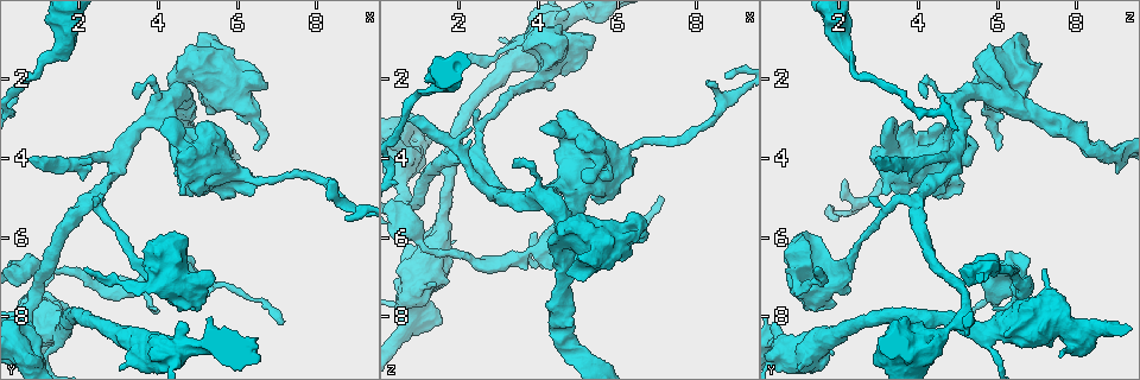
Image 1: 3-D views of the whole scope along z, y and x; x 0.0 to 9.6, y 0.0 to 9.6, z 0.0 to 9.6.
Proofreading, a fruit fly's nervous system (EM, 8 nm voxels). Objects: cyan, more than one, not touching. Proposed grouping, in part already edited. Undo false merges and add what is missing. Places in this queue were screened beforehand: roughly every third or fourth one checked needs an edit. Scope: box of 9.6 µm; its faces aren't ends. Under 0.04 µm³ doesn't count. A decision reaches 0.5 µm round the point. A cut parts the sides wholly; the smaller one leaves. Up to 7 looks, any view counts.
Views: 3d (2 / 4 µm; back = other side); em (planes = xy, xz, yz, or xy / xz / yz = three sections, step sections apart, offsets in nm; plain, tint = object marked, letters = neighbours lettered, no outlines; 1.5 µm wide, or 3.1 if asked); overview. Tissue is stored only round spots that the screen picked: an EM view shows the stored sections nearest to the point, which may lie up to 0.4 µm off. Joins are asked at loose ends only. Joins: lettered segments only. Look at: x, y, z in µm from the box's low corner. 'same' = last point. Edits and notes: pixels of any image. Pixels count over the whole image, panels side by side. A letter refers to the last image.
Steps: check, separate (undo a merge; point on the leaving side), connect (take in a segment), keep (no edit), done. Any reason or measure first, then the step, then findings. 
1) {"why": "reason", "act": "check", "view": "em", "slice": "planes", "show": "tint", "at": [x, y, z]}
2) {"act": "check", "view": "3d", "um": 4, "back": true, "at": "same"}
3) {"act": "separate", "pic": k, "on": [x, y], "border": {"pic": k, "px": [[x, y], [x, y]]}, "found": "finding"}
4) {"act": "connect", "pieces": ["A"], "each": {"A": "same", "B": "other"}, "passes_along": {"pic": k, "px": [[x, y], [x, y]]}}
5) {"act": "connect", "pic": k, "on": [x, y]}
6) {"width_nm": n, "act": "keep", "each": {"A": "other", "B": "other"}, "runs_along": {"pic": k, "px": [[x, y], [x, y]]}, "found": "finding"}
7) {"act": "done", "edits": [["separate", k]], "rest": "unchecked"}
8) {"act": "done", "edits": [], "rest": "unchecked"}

{"why": "long arm stops here", "act": "check", "view": "3d", "um": 2, "back": true, "at": [7.20, 8.20, 5.00]}

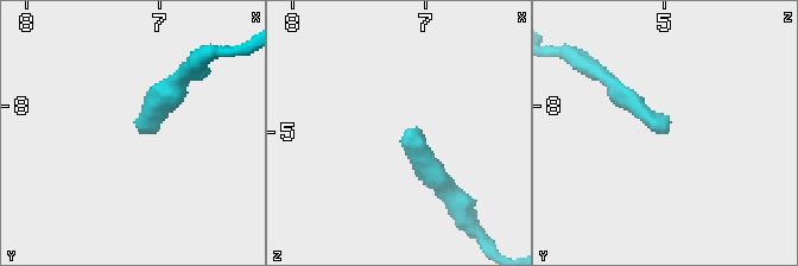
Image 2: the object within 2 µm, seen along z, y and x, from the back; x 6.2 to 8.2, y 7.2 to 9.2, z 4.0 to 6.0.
{"act": "check", "view": "em", "slice": "planes", "show": "letters", "at": [7.14, 8.20, 4.96]}

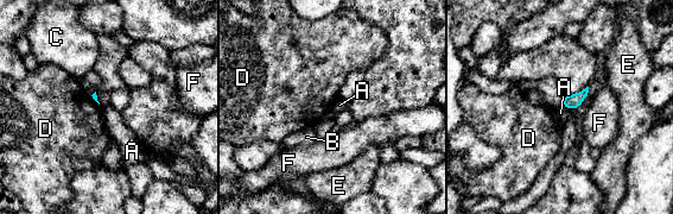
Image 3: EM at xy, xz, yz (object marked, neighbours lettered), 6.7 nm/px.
{"act": "keep", "each": {"A": "other", "B": "other", "C": "other", "D": "other", "E": "other", "F": "other"}, "border": {"pic": 3, "px": [[562, 105], [566, 109]]}, "found": "no lettered segment goes on from it"}

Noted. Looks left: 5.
{"why": "thick turns thin", "act": "check", "view": "3d", "um": 4, "at": [1.00, 1.70, 2.30]}

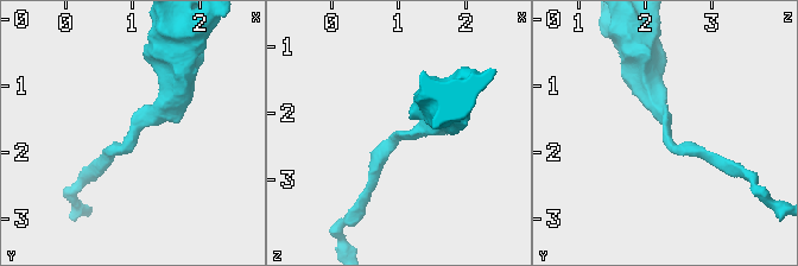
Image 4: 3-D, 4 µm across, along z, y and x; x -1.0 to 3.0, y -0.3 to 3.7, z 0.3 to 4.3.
{"arm_widths_nm": [190, 380], "why": "need the tissue", "act": "check", "view": "em", "slice": "xy", "step": 4, "show": "letters", "at": [1.05, 1.70, 2.35]}

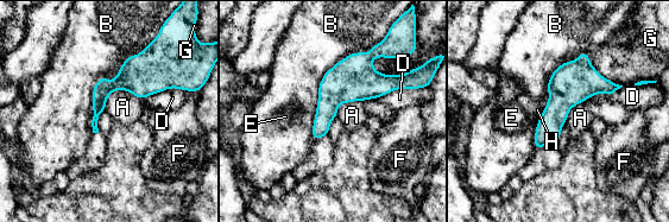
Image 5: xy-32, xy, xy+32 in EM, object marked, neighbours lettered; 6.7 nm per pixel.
{"longest_contact_nm": ["B", 800], "act": "keep", "each": {"A": "other", "B": "other", "D": "other", "E": "other", "F": "other", "G": "other", "H": "other"}, "found": "one cell here"}

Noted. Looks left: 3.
{"why": "free end", "act": "check", "view": "em", "slice": "xz", "step": 4, "show": "letters", "at": [0.75, 4.00, 3.00]}

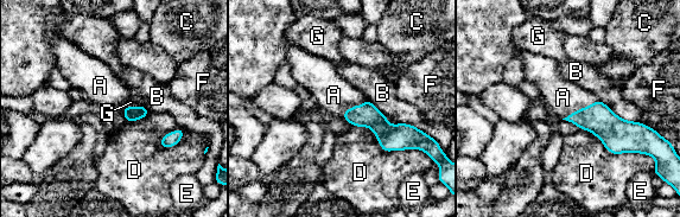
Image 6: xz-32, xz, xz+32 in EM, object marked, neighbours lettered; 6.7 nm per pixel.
{"act": "check", "view": "em", "slice": "planes", "show": "letters", "at": "same"}

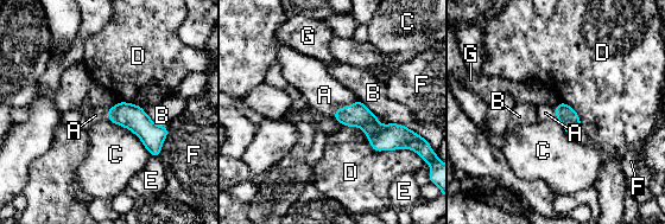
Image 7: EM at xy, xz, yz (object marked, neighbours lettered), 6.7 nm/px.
{"act": "connect", "pieces": ["A"], "each": {"A": "same", "B": "other", "C": "other", "D": "other", "E": "other", "F": "other", "G": "other"}, "passes_along": {"pic": 7, "px": [[356, 115], [343, 106], [324, 95]]}, "found": "the cell continues"}

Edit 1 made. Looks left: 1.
{"act": "done", "edits": [["connect", 7]], "rest": "unchecked"}

